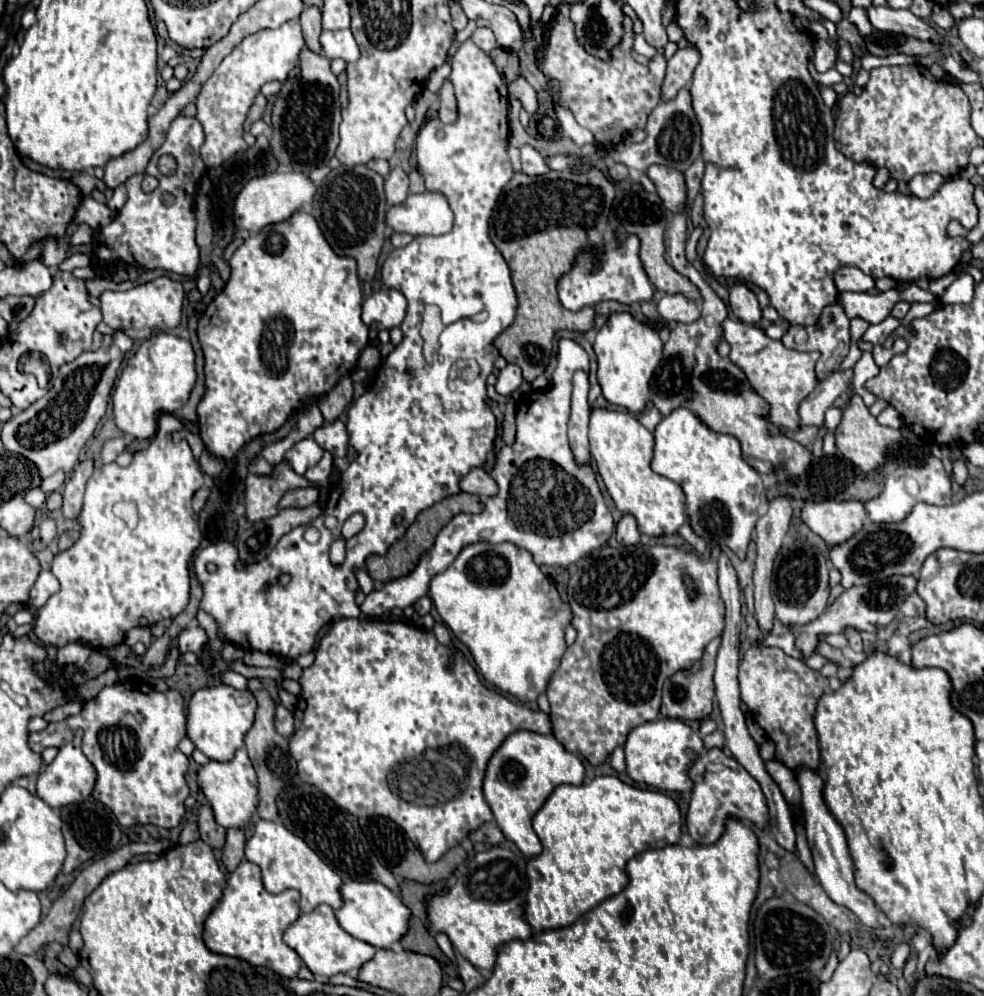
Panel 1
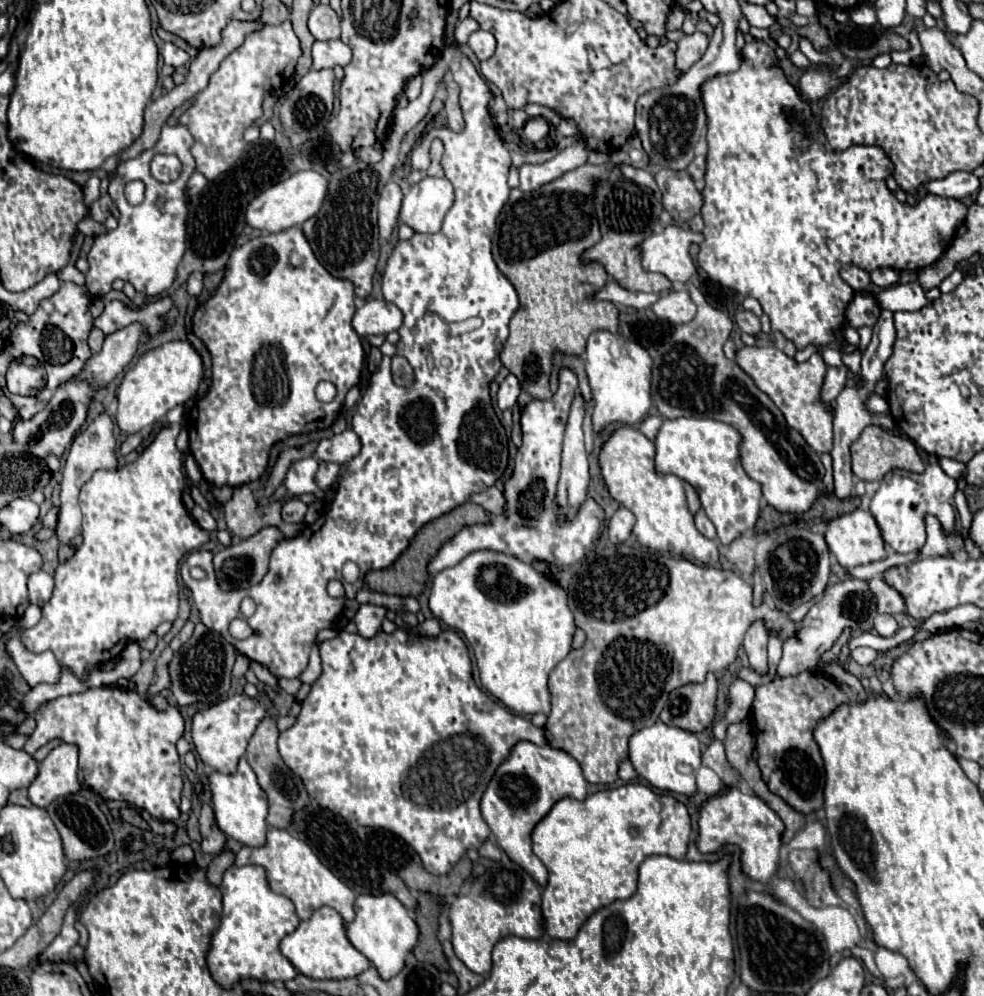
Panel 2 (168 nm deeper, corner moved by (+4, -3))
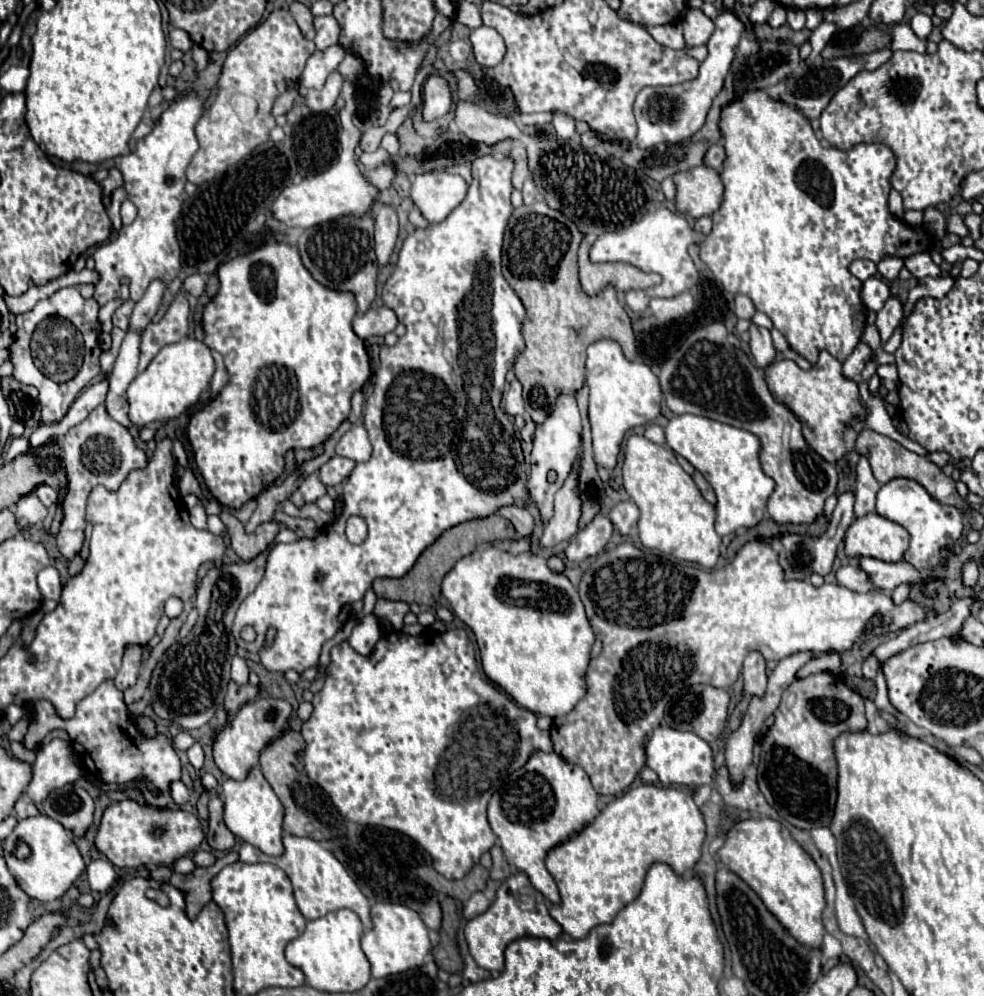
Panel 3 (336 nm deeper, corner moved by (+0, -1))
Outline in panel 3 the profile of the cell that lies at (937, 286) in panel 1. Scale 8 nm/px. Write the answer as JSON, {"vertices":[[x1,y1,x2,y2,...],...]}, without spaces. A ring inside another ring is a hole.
{"vertices":[[867,278,863,282,863,290,861,290,861,298,865,302,865,306,873,312,881,310,881,306,885,304,885,300,889,298,889,288,885,286,883,280,879,278]]}

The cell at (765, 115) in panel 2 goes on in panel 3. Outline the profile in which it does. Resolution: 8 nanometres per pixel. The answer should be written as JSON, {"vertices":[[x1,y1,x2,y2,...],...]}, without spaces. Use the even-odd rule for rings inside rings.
{"vertices":[[763,90,747,92,739,100,735,100,733,104,725,106,723,112,721,112,721,132,723,132,725,150,727,150,727,160,725,160,723,172,721,172,723,186,725,186,725,200,723,200,721,208,711,216,713,218,713,232,701,242,701,252,699,252,701,260,709,266,715,280,721,282,727,292,749,296,753,300,755,308,759,312,765,312,773,320,773,326,787,338,789,346,797,354,801,354,807,362,817,364,821,350,831,352,837,360,843,362,853,352,853,348,859,344,863,328,865,328,865,320,867,320,867,308,865,308,865,304,860,297,862,282,849,272,849,264,855,258,867,258,867,260,873,260,873,262,879,262,885,256,909,258,917,252,927,252,933,246,933,236,927,234,921,226,913,228,913,226,909,226,909,224,905,224,905,222,901,222,901,220,897,220,889,214,887,196,889,196,889,190,891,190,889,180,891,180,891,174,895,170,893,152,883,144,859,144,849,152,835,150,835,148,821,148,819,140,815,138,815,134,811,130,809,120,799,110,785,106,777,100,769,100]]}

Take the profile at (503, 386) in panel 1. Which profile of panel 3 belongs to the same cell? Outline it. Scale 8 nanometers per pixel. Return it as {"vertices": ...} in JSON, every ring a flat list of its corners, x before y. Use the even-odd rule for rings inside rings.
{"vertices":[[519,380,511,382,511,388,509,388,507,398,505,398,505,410,511,416,523,414,523,398,521,398,521,382]]}

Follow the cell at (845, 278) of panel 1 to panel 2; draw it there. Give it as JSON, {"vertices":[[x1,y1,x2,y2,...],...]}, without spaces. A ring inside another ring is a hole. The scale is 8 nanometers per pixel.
{"vertices":[[847,264,841,268,841,278,855,290,855,292,863,292,869,288,871,284,871,278,869,278,869,272,853,266,853,264]]}

